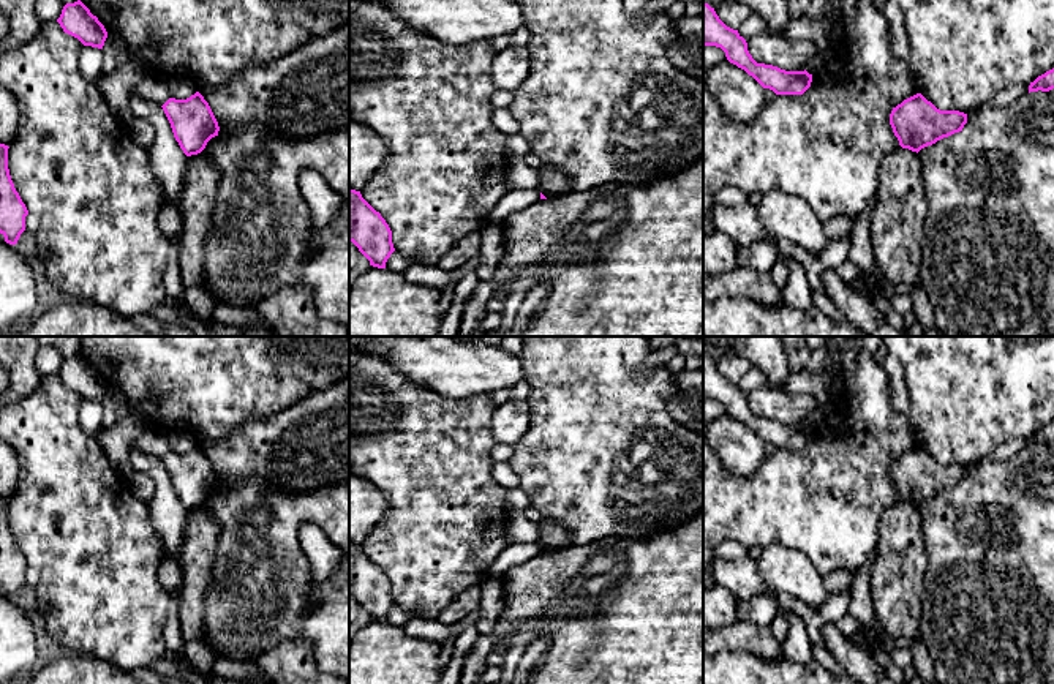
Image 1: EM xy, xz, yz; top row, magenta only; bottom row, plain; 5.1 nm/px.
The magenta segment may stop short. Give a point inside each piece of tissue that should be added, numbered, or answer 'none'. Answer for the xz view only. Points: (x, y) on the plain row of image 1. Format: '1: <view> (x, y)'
none

